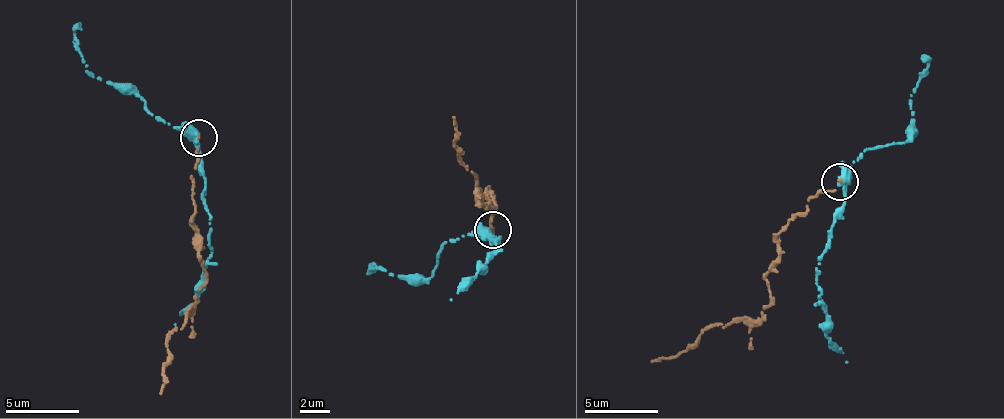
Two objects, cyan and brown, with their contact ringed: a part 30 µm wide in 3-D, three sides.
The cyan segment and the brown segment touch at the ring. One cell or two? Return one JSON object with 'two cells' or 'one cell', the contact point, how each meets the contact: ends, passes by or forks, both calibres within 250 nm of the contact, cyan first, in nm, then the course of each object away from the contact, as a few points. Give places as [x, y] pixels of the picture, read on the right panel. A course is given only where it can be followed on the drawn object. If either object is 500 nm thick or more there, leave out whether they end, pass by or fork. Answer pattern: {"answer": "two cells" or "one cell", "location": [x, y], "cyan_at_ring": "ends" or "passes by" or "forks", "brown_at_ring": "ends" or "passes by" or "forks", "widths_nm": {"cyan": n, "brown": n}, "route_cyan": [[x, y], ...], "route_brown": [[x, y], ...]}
{"answer": "two cells", "location": [840, 181], "cyan_at_ring": "passes by", "brown_at_ring": "ends", "widths_nm": {"cyan": 400, "brown": 180}, "route_cyan": [[839, 180], [846, 206], [831, 228], [831, 248], [815, 268], [815, 285], [823, 293], [828, 343], [848, 361]], "route_brown": [[839, 180], [779, 235], [779, 260], [768, 275], [771, 305], [754, 321], [707, 330], [674, 357], [652, 359]]}

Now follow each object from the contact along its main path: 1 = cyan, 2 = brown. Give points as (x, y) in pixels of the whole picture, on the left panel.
1: (197, 137), (211, 251), (204, 291), (176, 323)
2: (197, 137), (191, 176), (196, 237), (206, 282), (188, 316), (167, 342), (164, 381), (158, 391)

